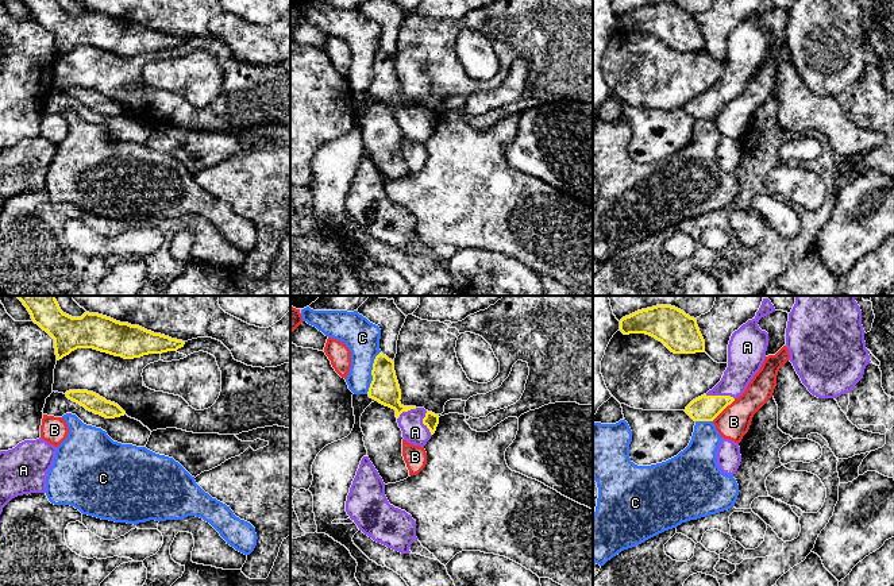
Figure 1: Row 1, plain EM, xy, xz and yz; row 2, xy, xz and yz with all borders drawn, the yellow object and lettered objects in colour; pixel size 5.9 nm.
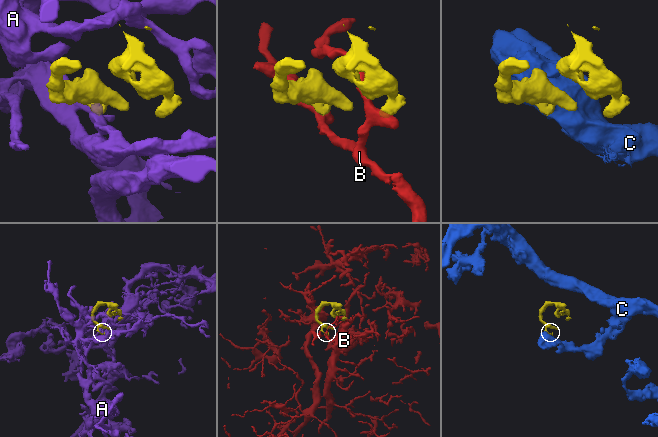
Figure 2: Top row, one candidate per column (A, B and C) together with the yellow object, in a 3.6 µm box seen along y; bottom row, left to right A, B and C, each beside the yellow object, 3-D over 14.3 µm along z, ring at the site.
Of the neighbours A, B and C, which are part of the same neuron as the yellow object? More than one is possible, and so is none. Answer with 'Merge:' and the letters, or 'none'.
Merge: A

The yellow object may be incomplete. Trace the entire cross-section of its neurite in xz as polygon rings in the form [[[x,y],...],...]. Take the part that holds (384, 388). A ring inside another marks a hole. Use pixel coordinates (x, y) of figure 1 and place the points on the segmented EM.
[[[382,352],[374,359],[371,375],[369,397],[396,410],[404,440],[424,447],[436,431],[439,416],[424,408],[404,406],[400,402],[401,390],[394,371],[394,362]]]

